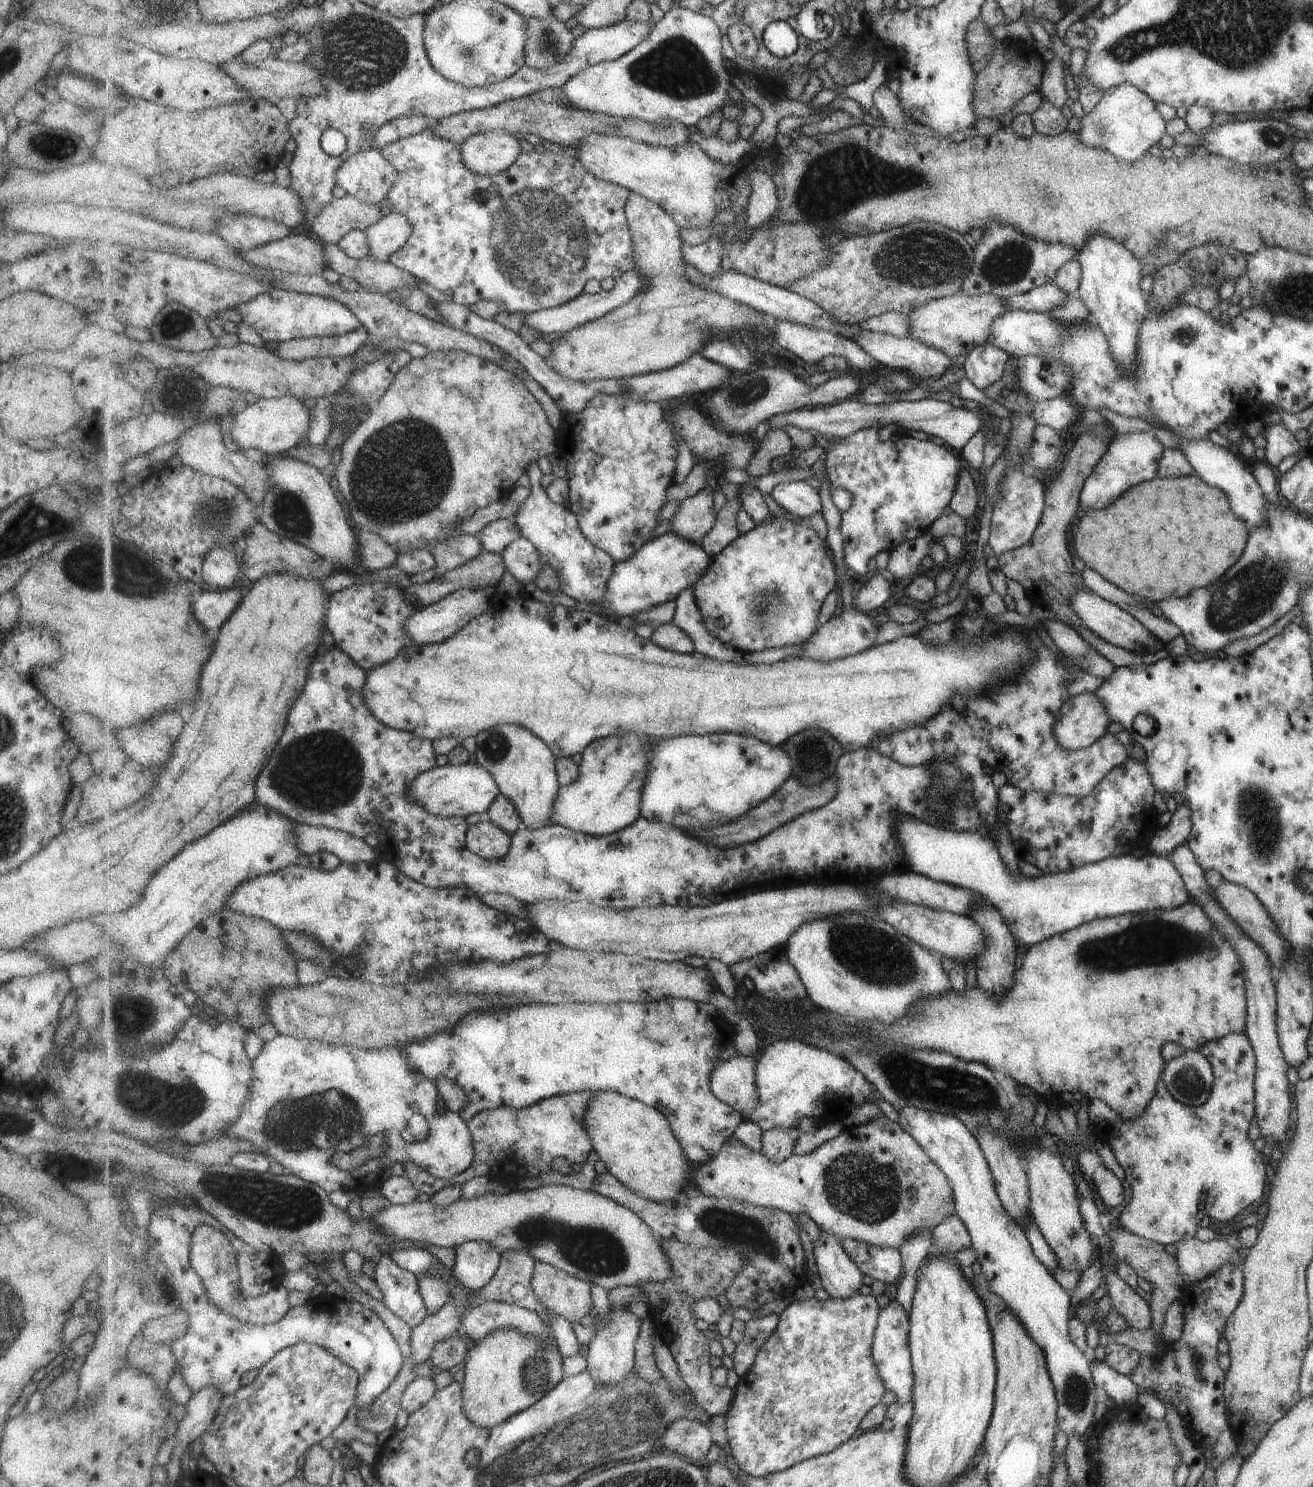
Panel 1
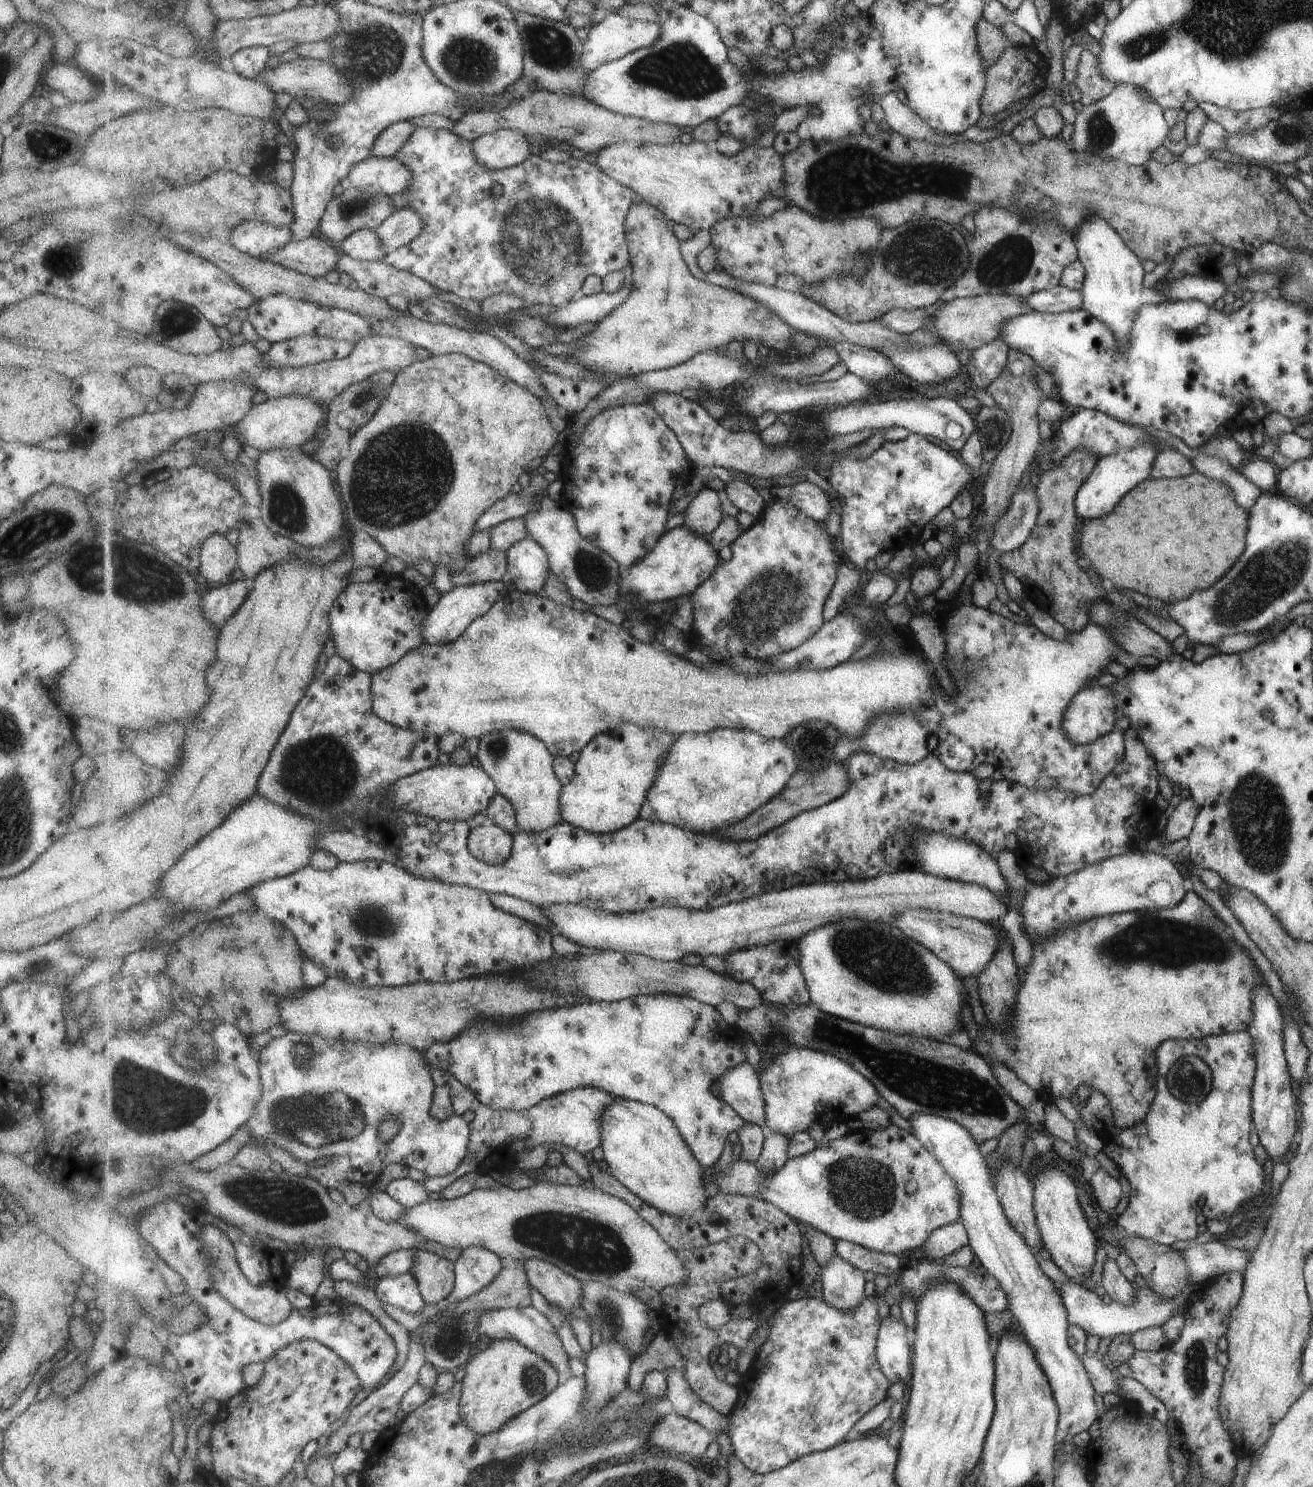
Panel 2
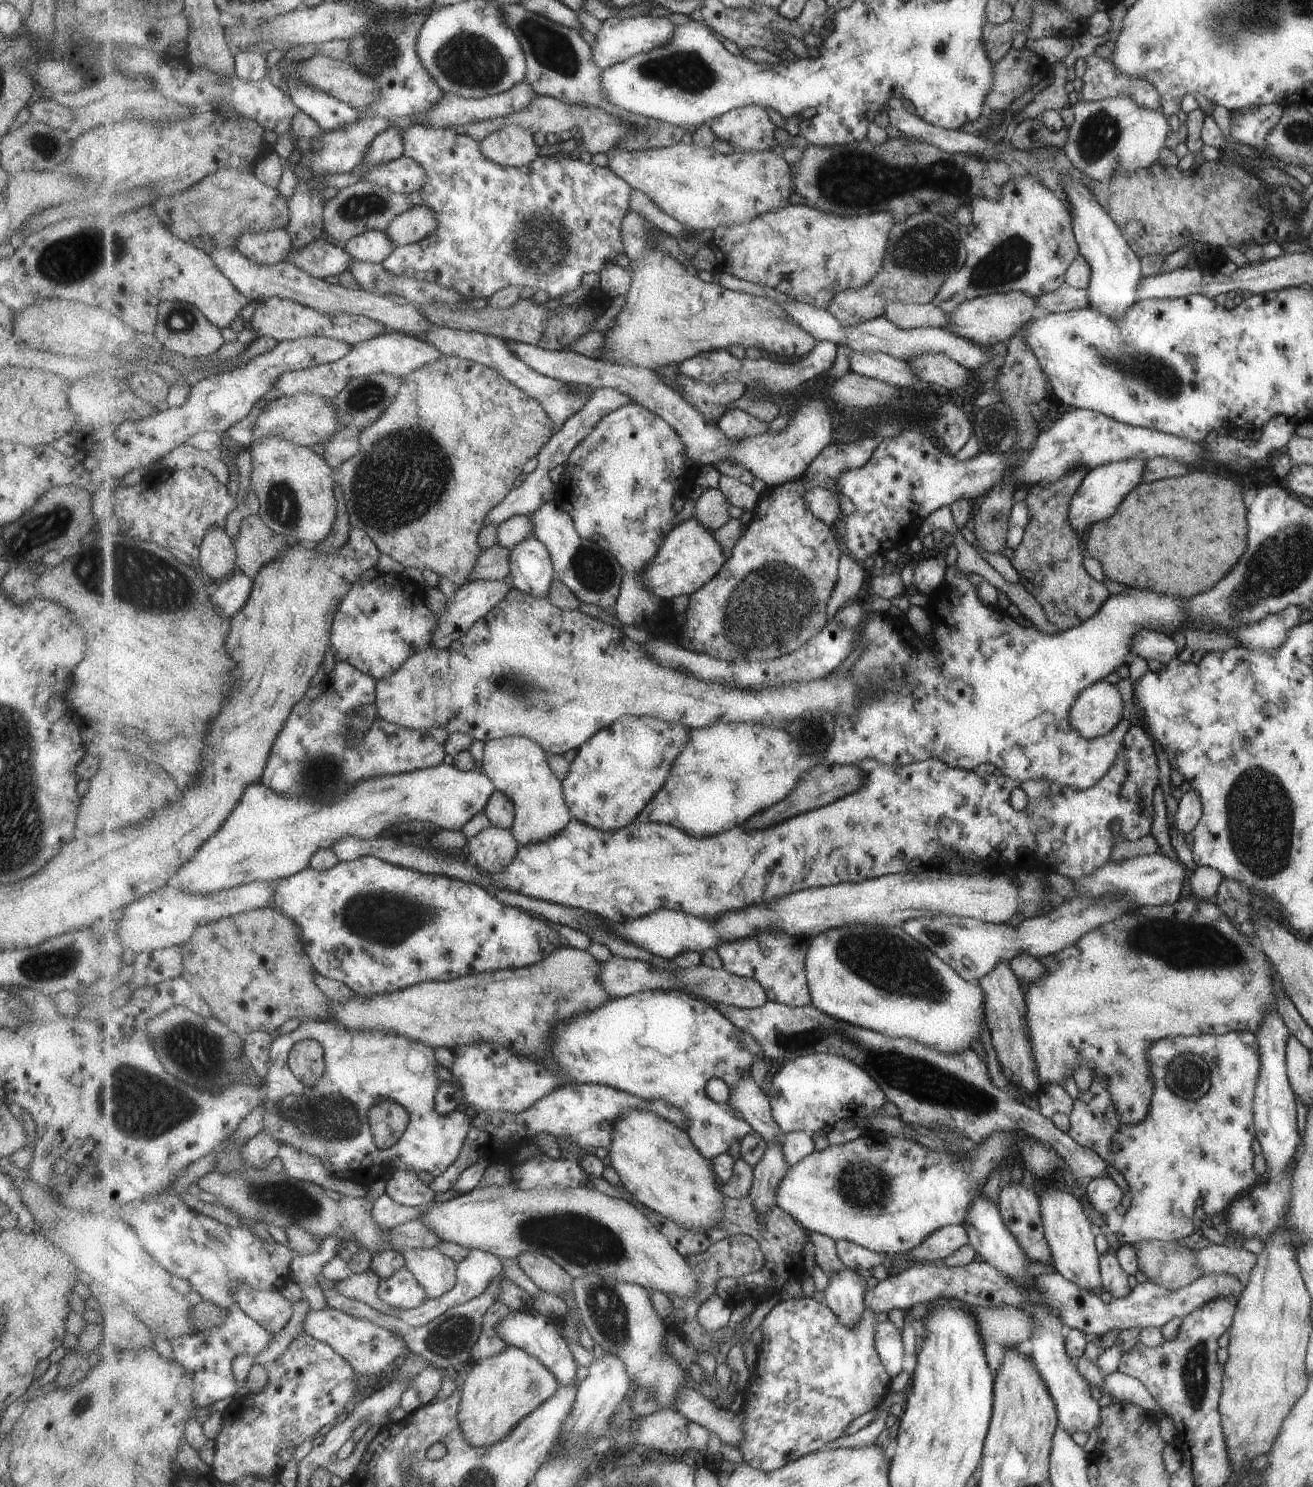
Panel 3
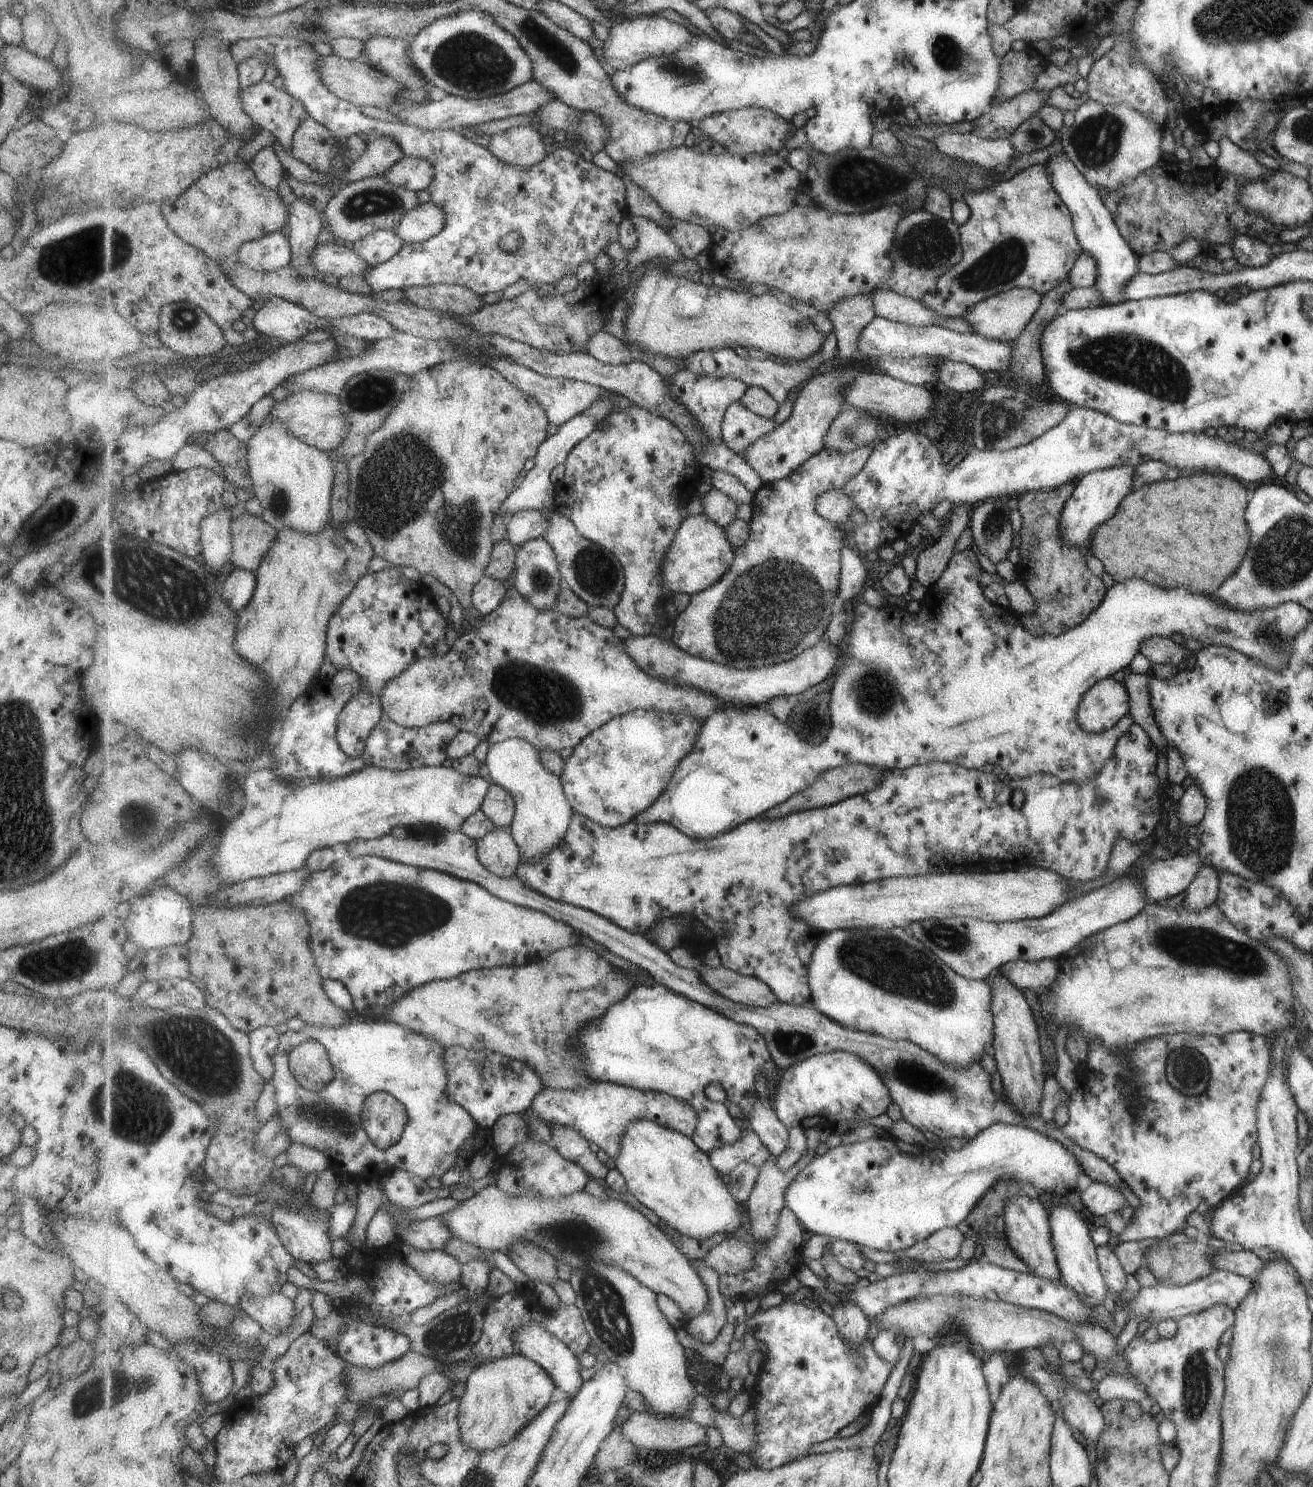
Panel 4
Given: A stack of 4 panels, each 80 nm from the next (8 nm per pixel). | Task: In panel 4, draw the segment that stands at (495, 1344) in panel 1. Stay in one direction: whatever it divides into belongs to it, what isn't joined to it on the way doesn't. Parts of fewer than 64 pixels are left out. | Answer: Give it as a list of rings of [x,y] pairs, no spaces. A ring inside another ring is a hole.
[[[519,1352],[479,1365],[465,1383],[458,1416],[460,1437],[470,1449],[481,1452],[509,1444],[559,1395],[547,1369]]]

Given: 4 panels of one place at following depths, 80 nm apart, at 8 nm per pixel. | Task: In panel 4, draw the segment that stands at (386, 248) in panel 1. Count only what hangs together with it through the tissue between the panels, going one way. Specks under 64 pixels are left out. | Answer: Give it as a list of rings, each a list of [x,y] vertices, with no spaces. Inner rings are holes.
[[[432,200],[409,212],[395,229],[407,243],[420,243],[439,234],[447,222],[446,209]]]

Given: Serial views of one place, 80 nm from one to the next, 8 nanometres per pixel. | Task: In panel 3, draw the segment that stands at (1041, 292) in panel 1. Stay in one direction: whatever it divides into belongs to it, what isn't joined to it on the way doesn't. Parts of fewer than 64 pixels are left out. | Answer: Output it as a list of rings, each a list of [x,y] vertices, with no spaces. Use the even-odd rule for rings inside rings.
[[[1066,282],[1054,291],[1039,295],[1036,300],[1037,312],[1062,313],[1088,306],[1088,292],[1071,288]]]

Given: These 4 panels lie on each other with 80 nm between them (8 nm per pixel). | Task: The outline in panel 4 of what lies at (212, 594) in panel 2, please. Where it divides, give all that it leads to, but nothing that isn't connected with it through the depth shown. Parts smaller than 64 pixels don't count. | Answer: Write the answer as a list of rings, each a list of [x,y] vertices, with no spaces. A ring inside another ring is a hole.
[[[236,567],[224,581],[224,599],[234,611],[241,612],[253,600],[258,585],[257,574]]]

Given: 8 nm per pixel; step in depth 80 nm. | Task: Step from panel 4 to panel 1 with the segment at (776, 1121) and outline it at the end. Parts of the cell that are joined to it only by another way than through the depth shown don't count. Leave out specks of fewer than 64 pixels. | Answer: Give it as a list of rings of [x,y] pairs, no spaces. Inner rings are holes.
[[[741,1055],[720,1061],[710,1078],[715,1096],[742,1112],[743,1117],[758,1107],[757,1067],[757,1059]]]

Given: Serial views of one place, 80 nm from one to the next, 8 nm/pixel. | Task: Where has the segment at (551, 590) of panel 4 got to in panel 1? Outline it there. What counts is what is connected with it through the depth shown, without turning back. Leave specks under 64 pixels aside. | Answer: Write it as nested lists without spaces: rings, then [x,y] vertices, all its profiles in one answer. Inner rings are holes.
[[[521,536],[514,540],[505,551],[502,552],[505,564],[513,576],[529,584],[537,580],[542,574],[543,562],[542,554],[538,552],[533,541]]]

